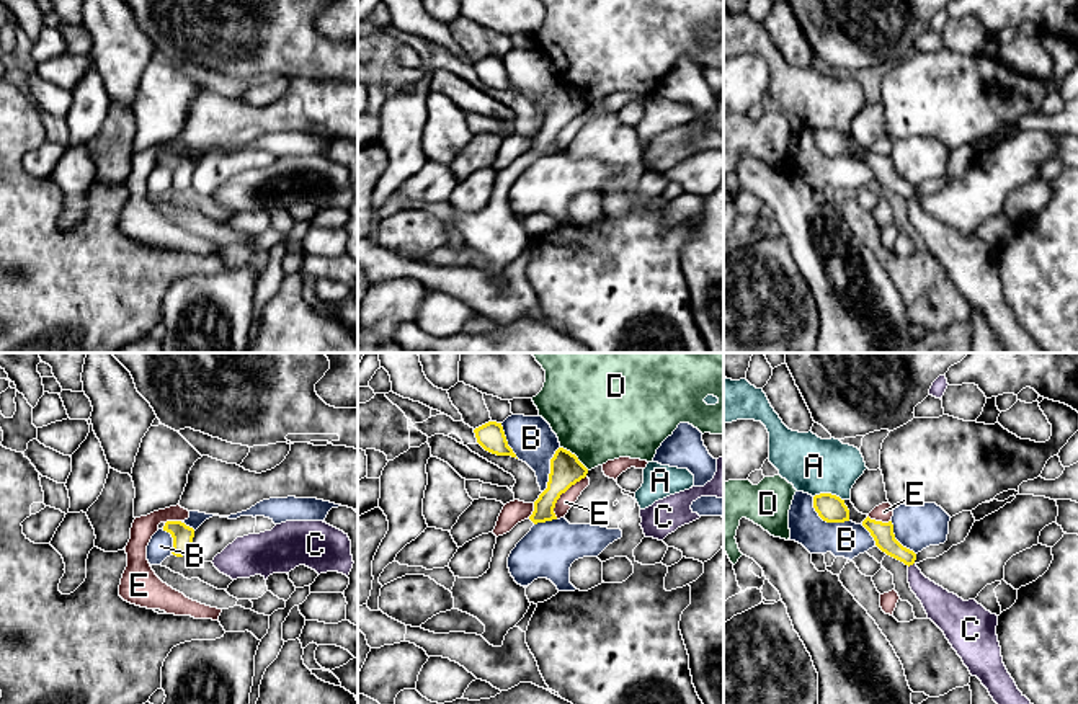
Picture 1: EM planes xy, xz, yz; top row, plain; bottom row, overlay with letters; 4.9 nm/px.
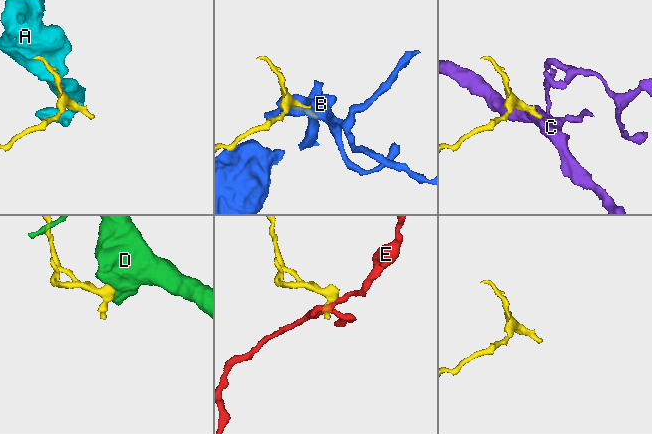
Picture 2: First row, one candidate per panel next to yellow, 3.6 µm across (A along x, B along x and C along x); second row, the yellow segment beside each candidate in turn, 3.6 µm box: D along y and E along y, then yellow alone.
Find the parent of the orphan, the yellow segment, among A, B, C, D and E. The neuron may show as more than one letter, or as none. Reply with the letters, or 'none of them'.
none of them

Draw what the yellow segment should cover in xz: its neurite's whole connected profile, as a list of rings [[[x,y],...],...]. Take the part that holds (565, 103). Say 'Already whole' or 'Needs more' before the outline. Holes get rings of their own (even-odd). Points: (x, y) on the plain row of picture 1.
Needs more. [[[559,82],[550,93],[547,123],[534,136],[532,149],[497,172],[490,203],[479,212],[456,211],[451,224],[454,243],[477,252],[485,260],[482,271],[490,279],[501,281],[508,265],[524,252],[531,240],[526,222],[518,219],[510,207],[511,185],[534,158],[557,154],[554,147],[557,134],[586,108],[588,103],[575,88]]]

